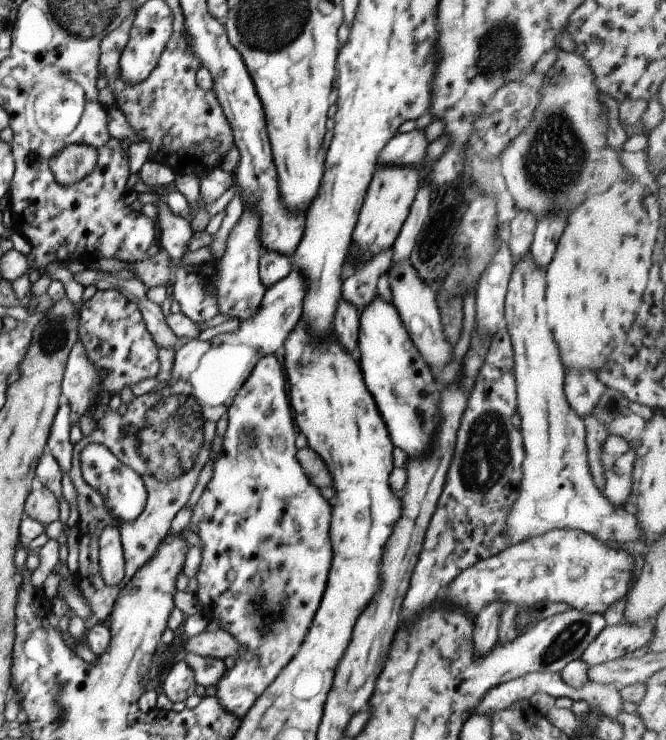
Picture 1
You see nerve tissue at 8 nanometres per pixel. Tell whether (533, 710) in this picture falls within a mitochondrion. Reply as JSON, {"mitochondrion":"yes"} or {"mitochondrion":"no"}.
{"mitochondrion":"no"}

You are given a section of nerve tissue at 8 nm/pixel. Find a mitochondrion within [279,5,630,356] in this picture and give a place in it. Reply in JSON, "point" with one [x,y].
{"point":[554,143]}

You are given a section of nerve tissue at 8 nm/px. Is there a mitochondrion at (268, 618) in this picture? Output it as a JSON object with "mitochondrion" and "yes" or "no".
{"mitochondrion":"yes"}

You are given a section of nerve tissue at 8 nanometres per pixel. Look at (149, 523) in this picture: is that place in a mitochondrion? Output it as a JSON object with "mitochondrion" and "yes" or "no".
{"mitochondrion":"no"}

